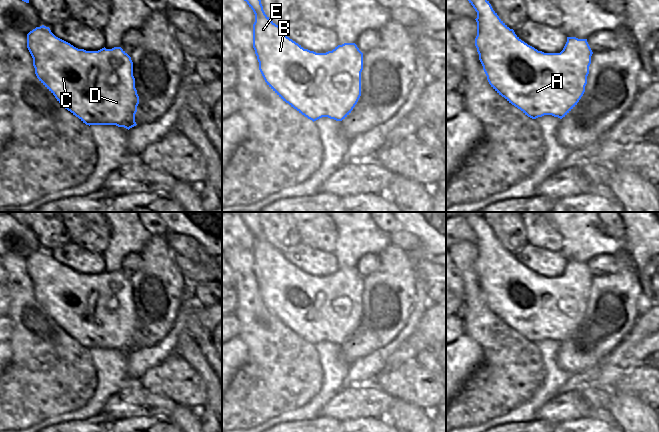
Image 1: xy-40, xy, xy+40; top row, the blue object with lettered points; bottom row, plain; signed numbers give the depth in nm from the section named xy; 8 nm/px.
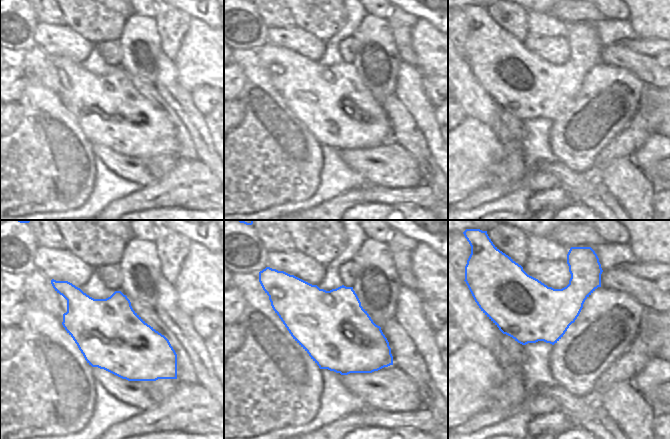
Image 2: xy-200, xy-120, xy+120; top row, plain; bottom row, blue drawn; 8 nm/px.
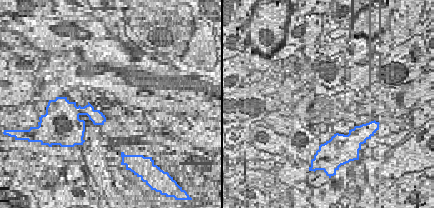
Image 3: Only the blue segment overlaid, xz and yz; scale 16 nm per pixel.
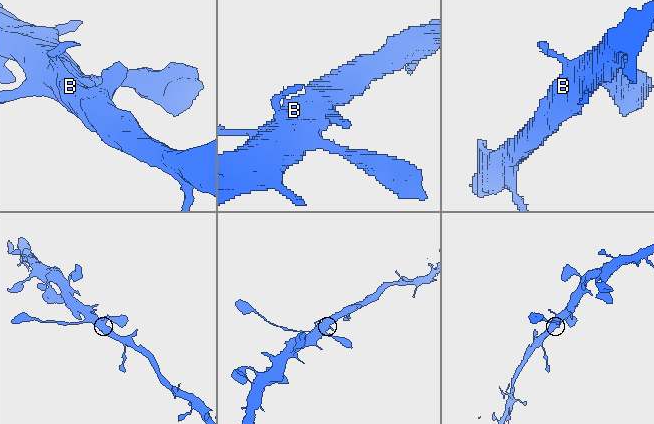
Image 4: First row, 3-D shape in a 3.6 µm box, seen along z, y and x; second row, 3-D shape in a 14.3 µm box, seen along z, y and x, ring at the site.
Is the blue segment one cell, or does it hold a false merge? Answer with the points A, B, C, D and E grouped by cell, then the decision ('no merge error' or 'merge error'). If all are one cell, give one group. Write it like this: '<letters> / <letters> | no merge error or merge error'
A B C D E | no merge error

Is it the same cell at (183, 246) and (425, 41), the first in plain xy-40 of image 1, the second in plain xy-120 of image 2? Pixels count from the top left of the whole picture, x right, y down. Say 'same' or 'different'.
same

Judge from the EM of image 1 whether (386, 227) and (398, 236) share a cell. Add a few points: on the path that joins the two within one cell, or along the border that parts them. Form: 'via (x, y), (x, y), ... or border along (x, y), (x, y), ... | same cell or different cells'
border along (400, 230), (396, 230), (389, 235) | different cells

